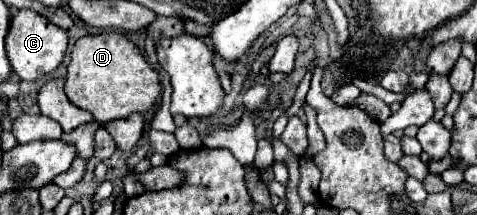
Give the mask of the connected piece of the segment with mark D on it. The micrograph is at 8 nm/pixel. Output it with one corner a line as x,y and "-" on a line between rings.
107,32
77,40
67,68
65,92
71,104
91,112
97,122
107,124
133,112
149,112
161,100
161,80
131,40
123,34

